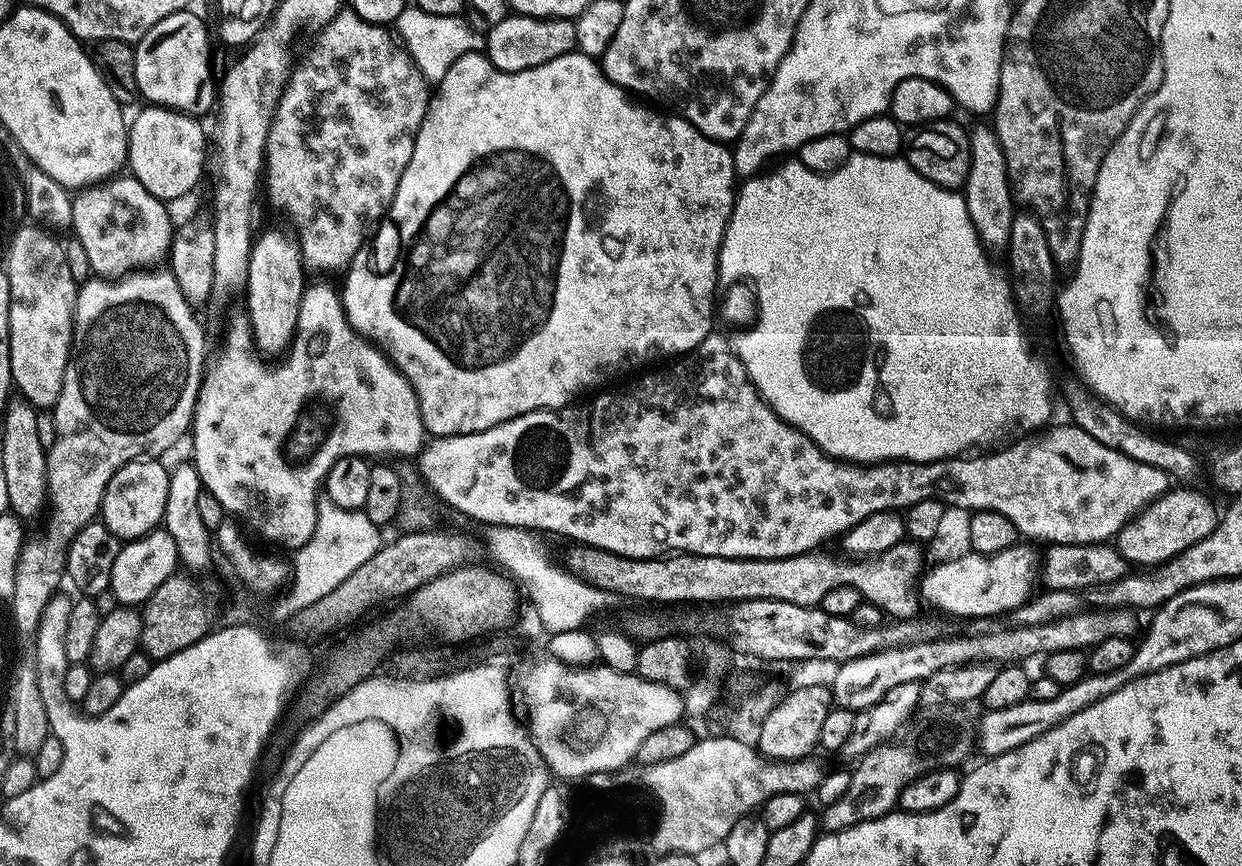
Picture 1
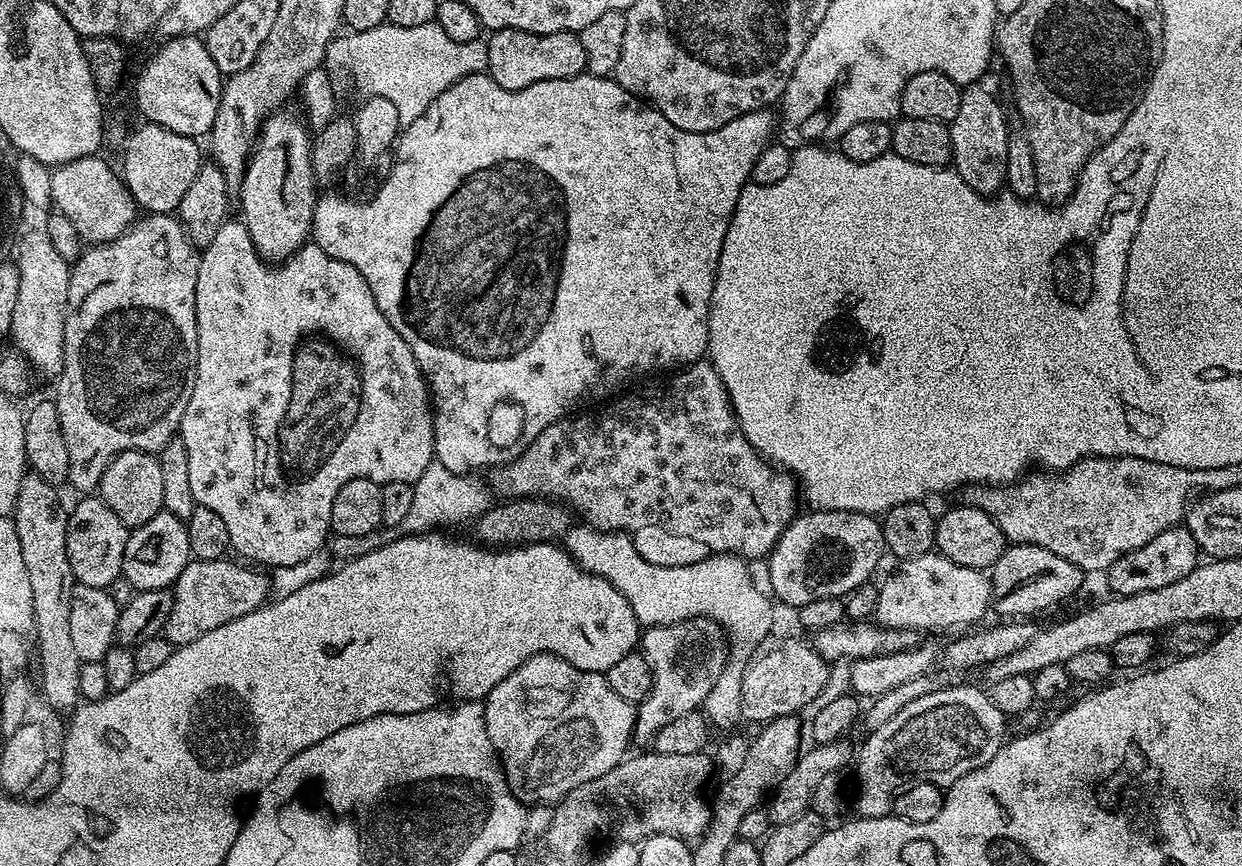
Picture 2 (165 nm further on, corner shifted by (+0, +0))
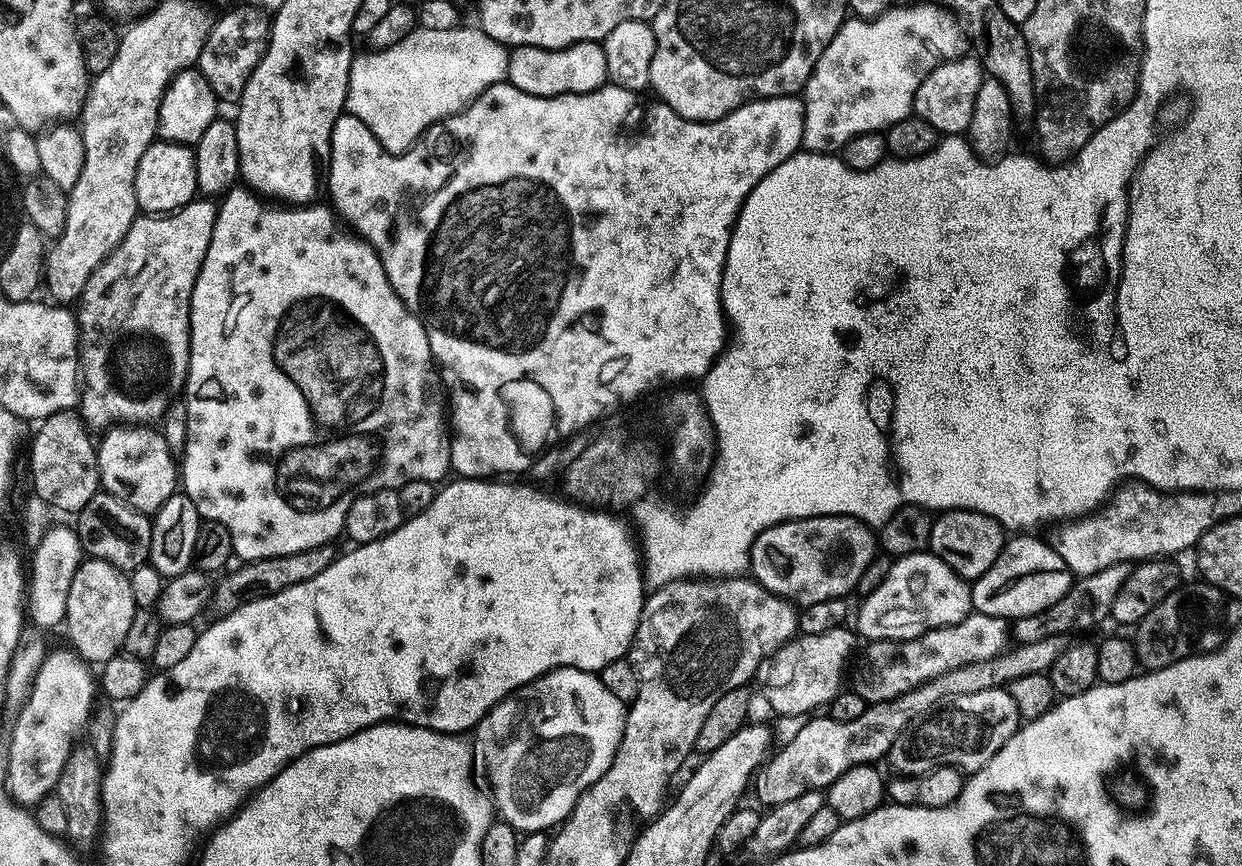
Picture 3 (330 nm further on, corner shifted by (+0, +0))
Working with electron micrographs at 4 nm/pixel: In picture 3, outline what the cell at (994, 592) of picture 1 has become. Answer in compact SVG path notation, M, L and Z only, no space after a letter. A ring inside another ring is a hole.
M930 550L892 560L889 573L882 579L878 590L859 601L860 613L856 616L859 635L865 641L913 640L931 628L950 626L972 615L972 589L969 581L950 570L942 558Z

